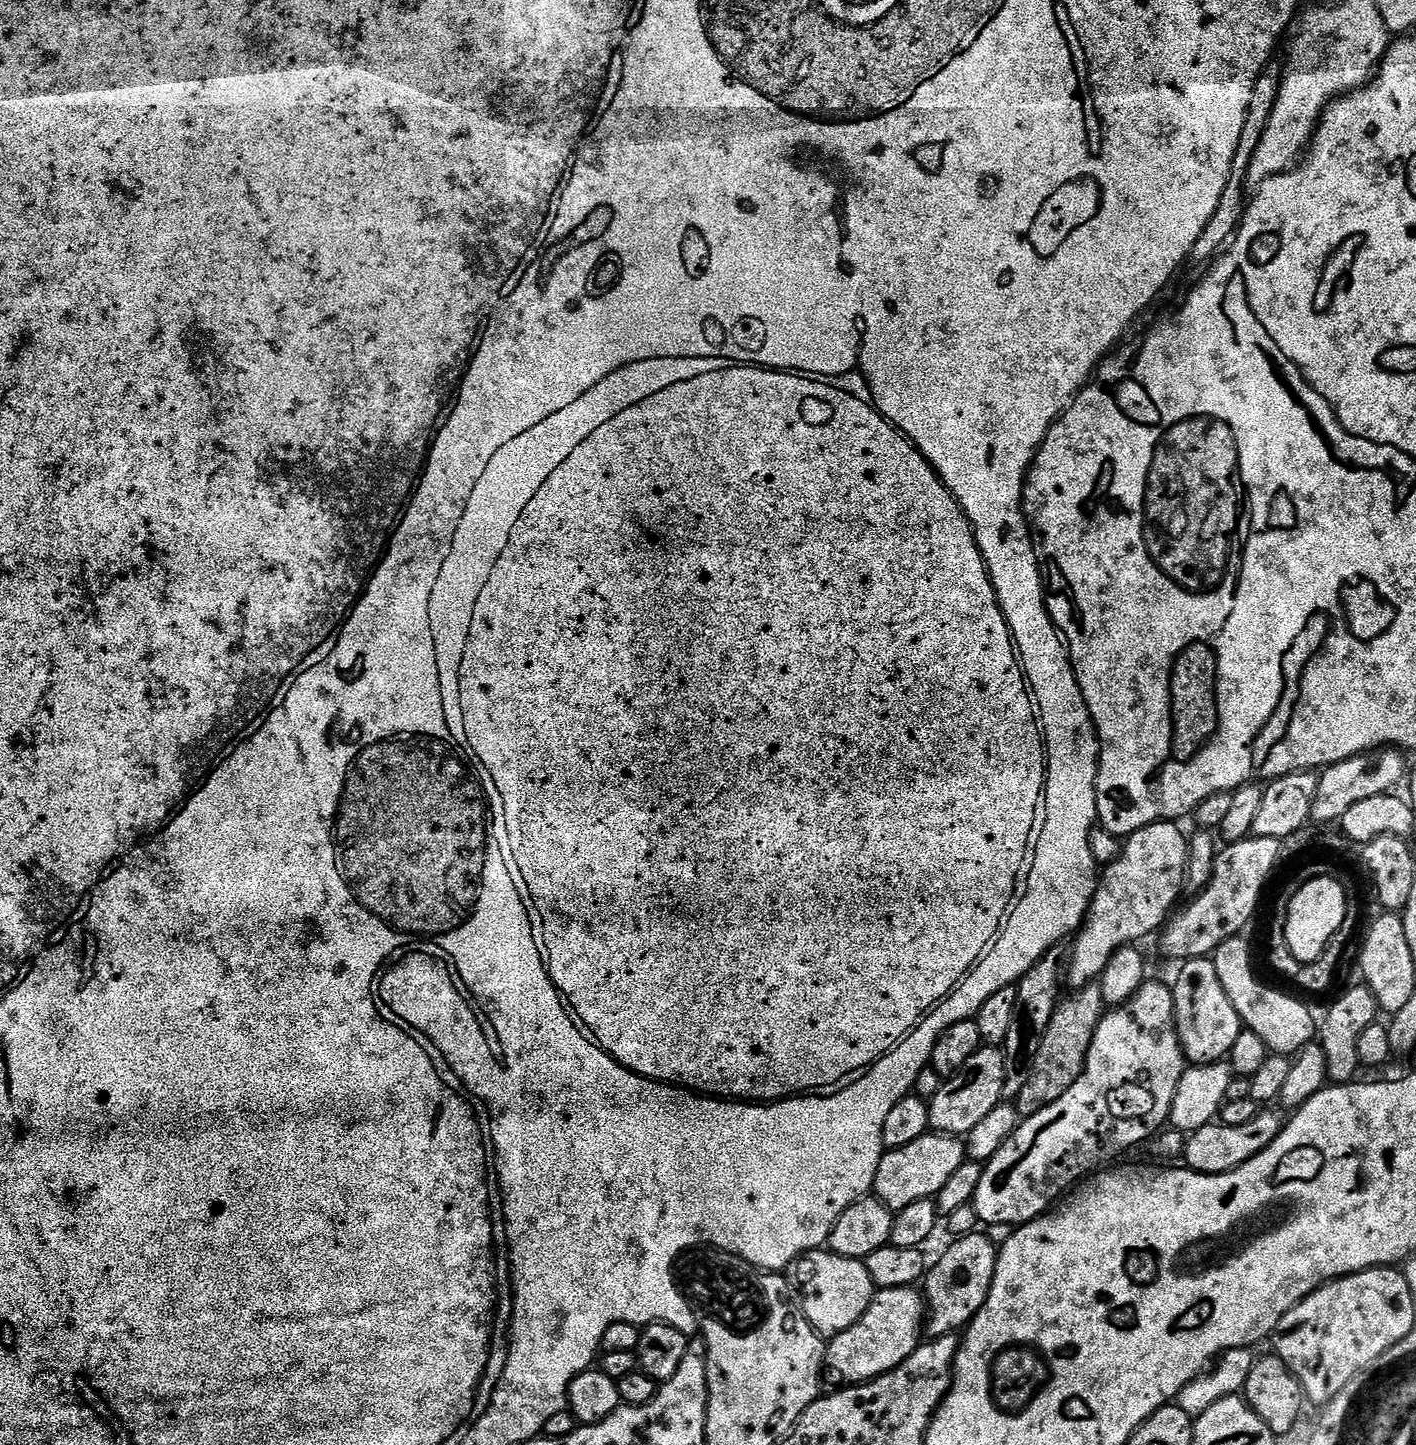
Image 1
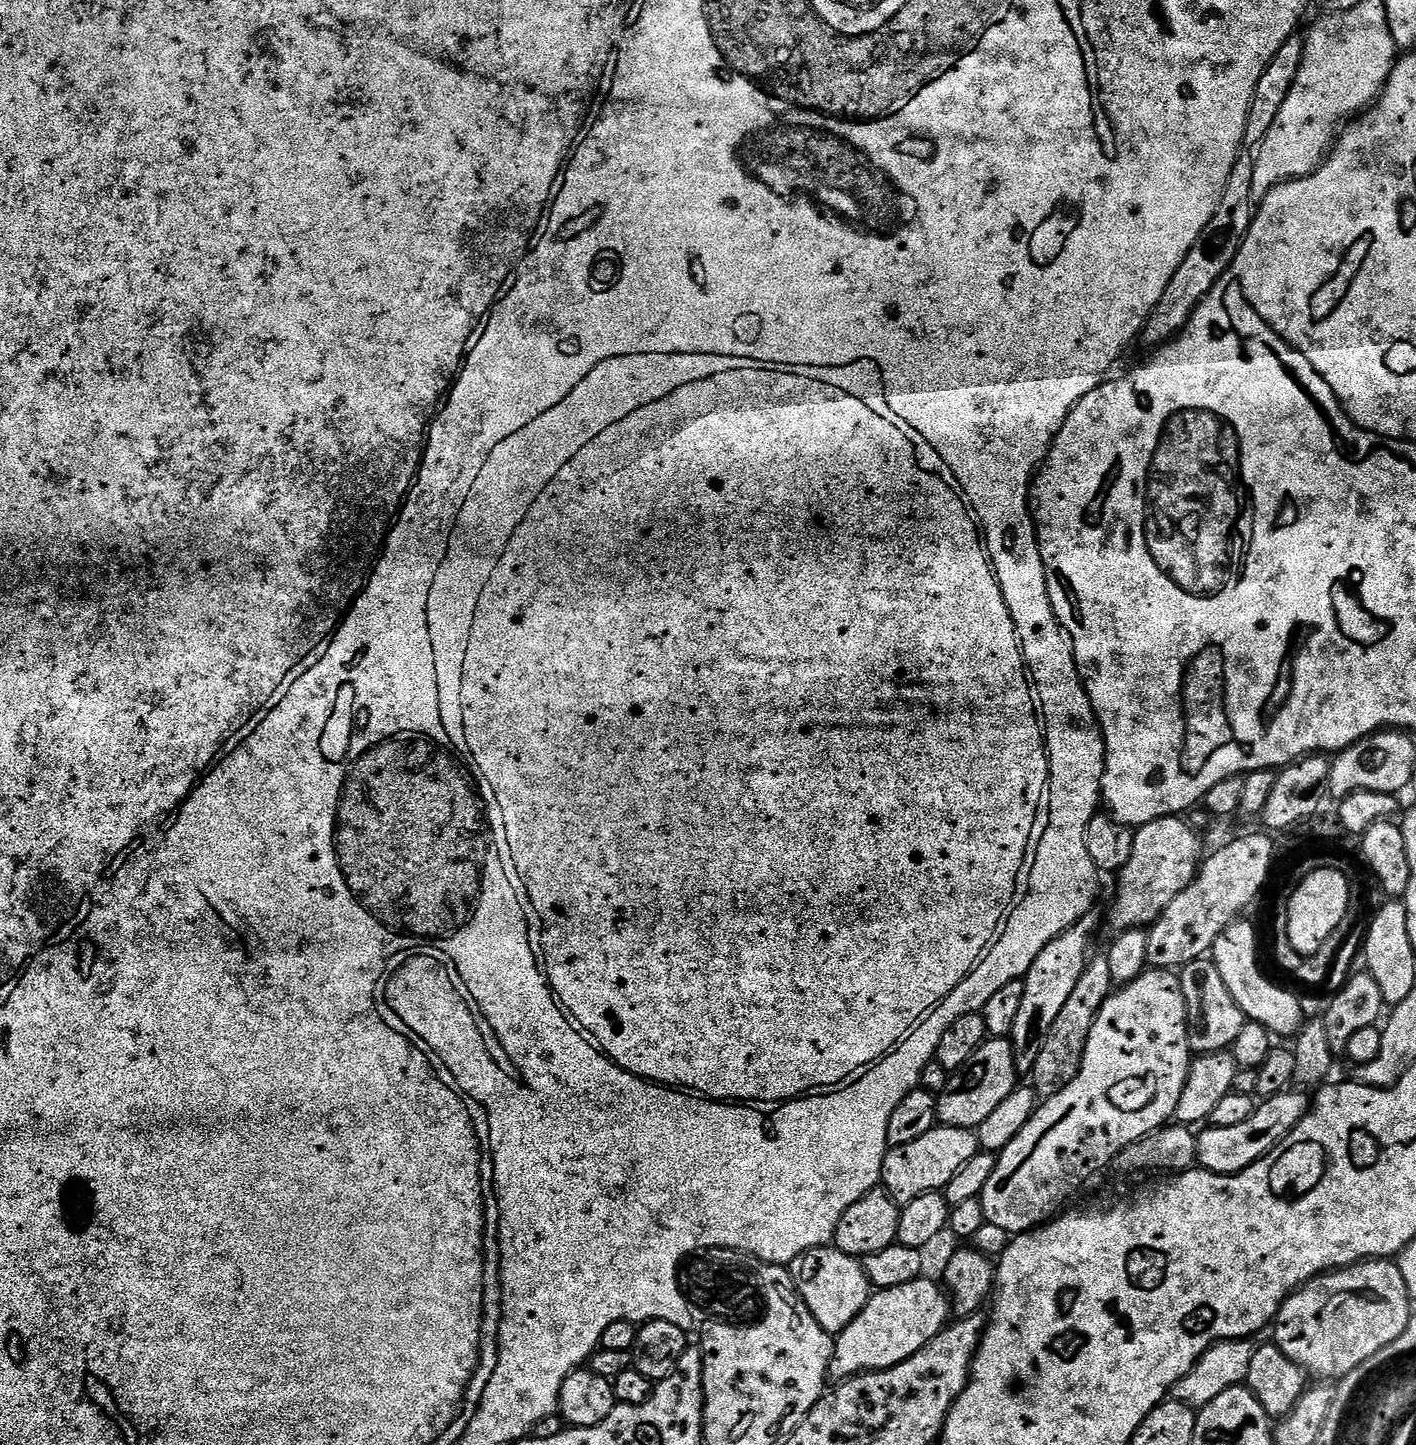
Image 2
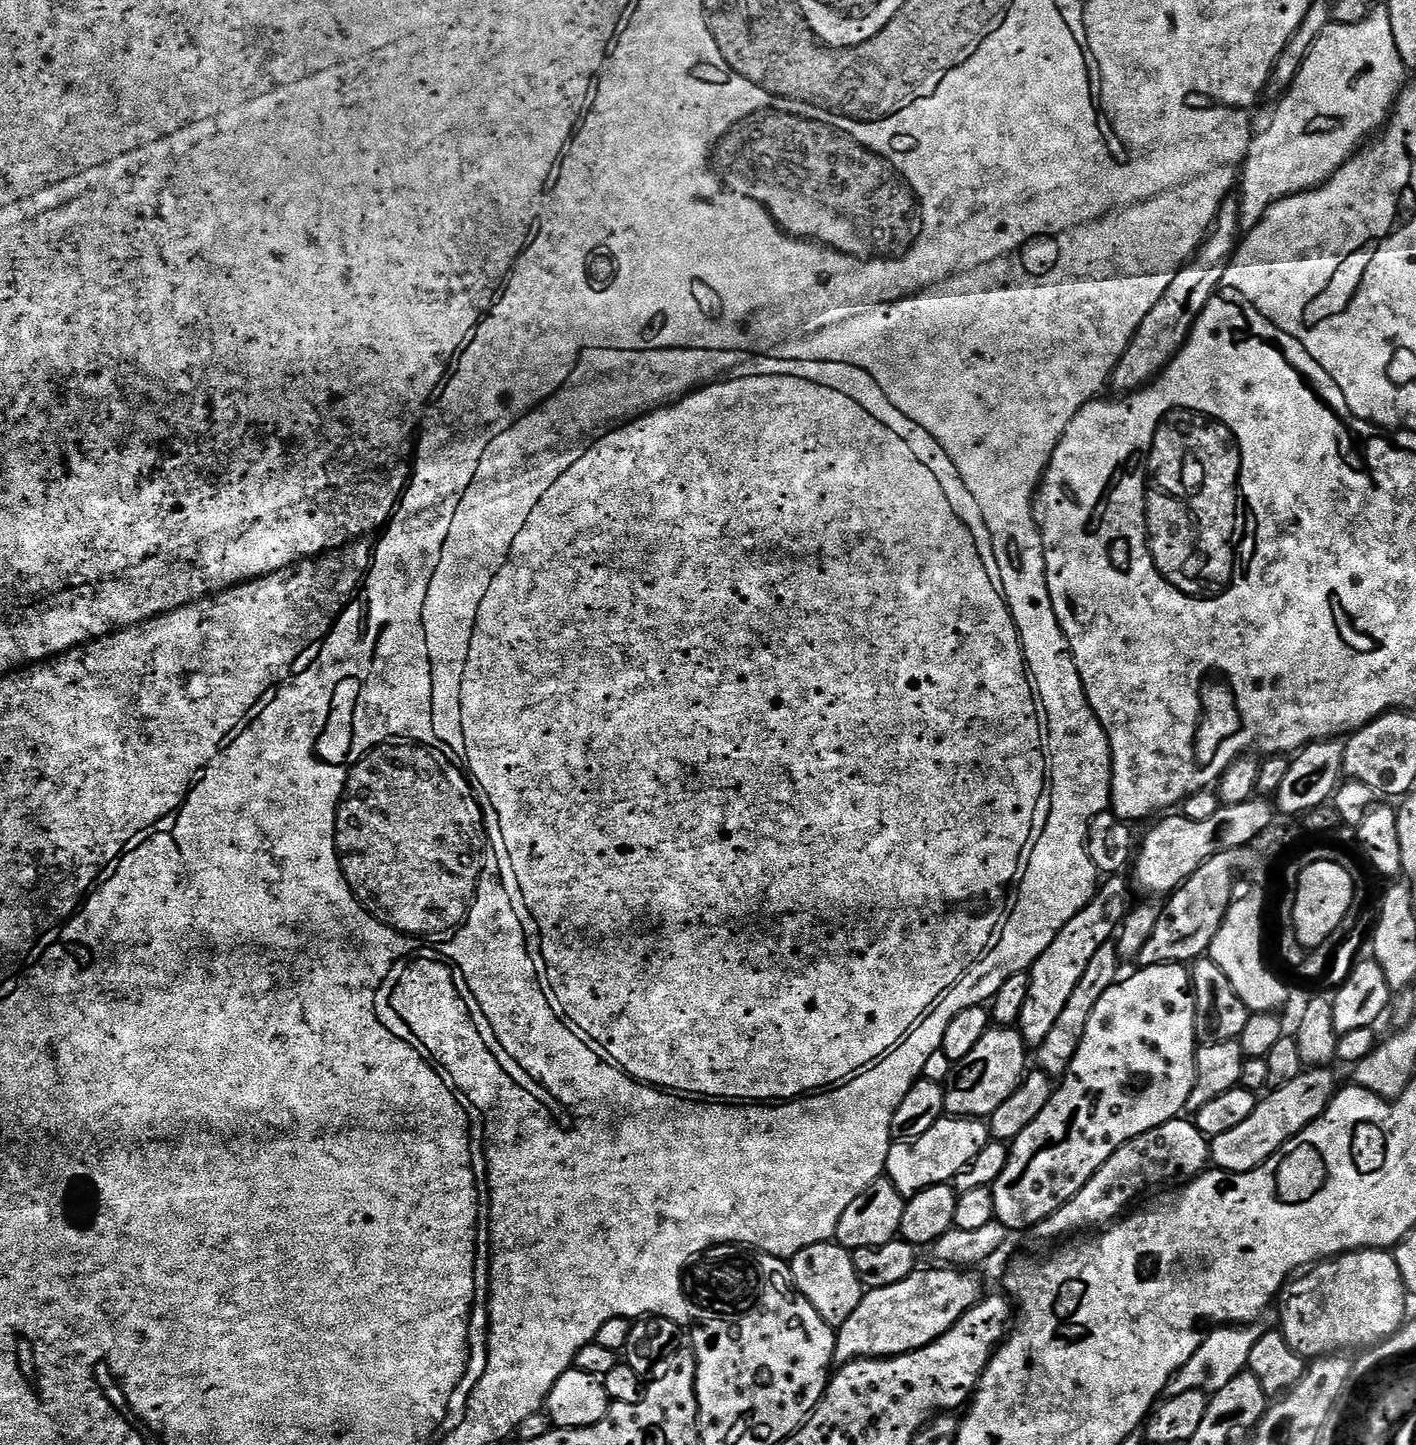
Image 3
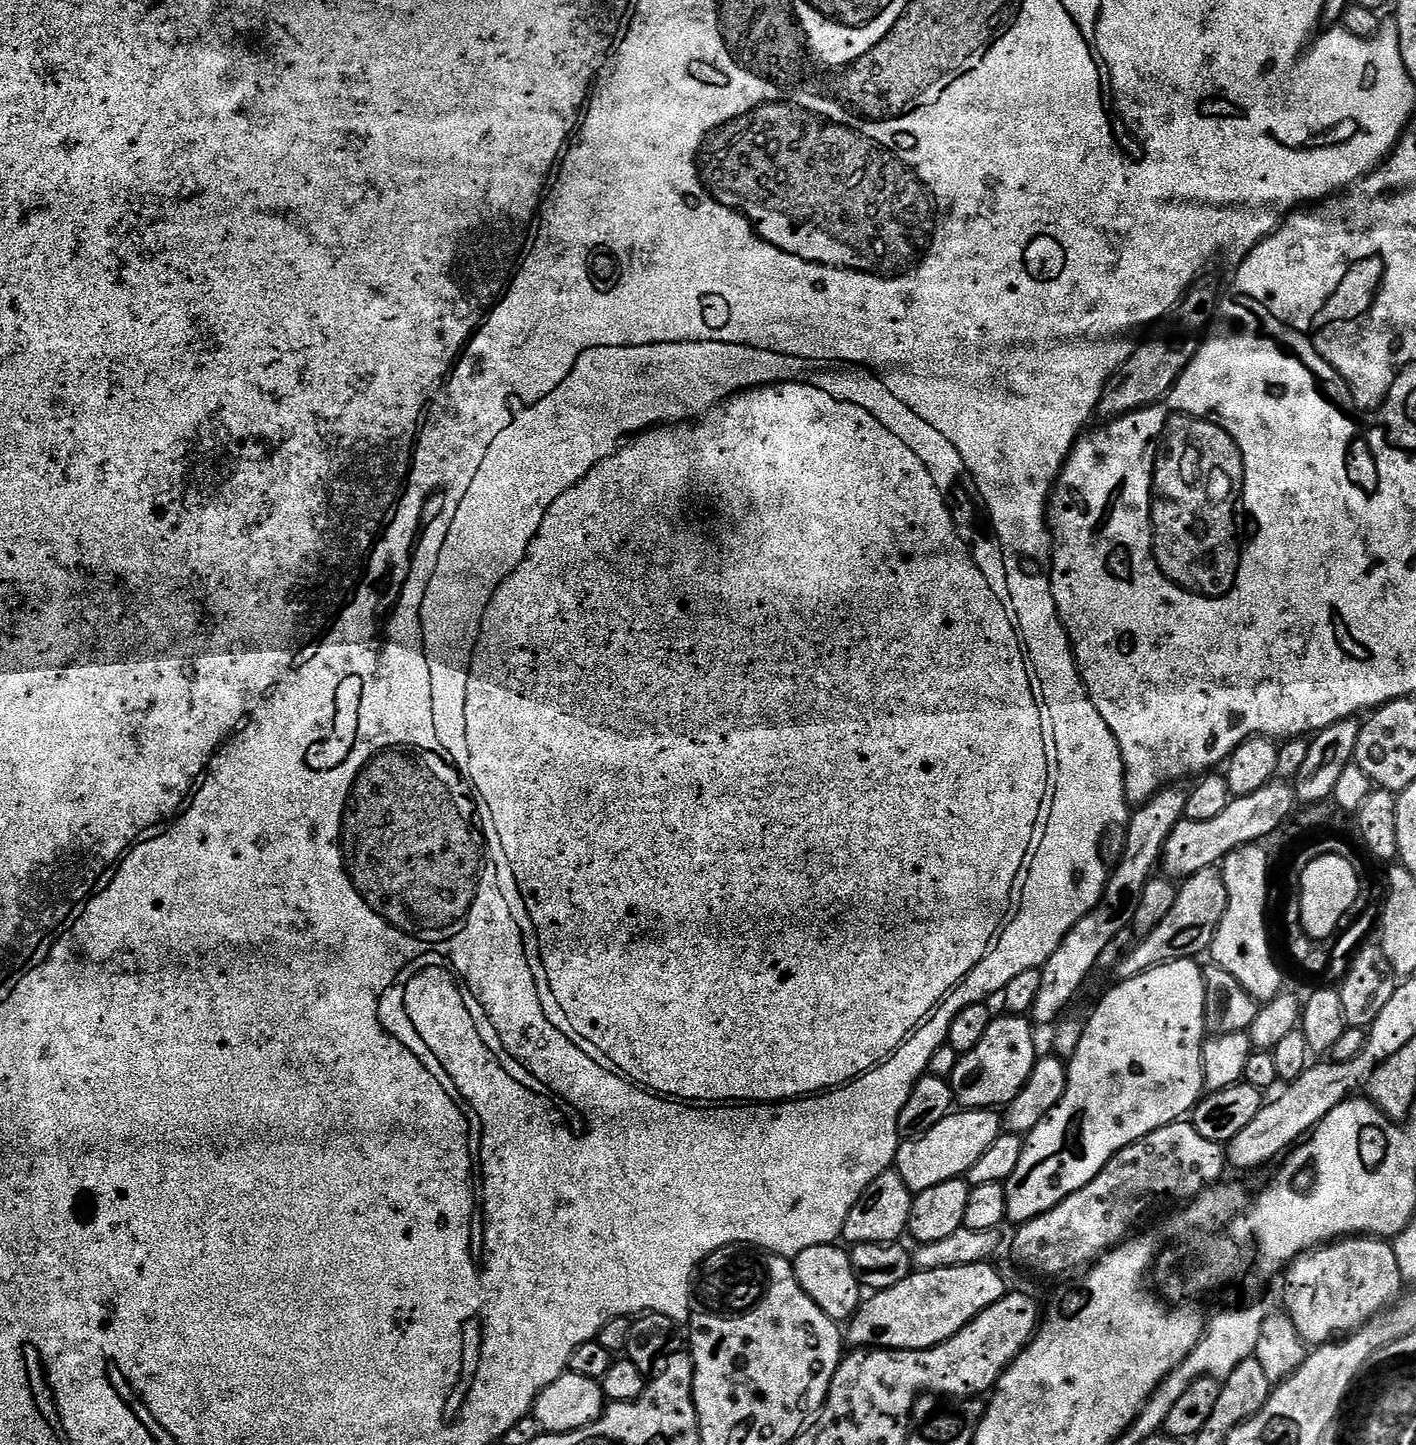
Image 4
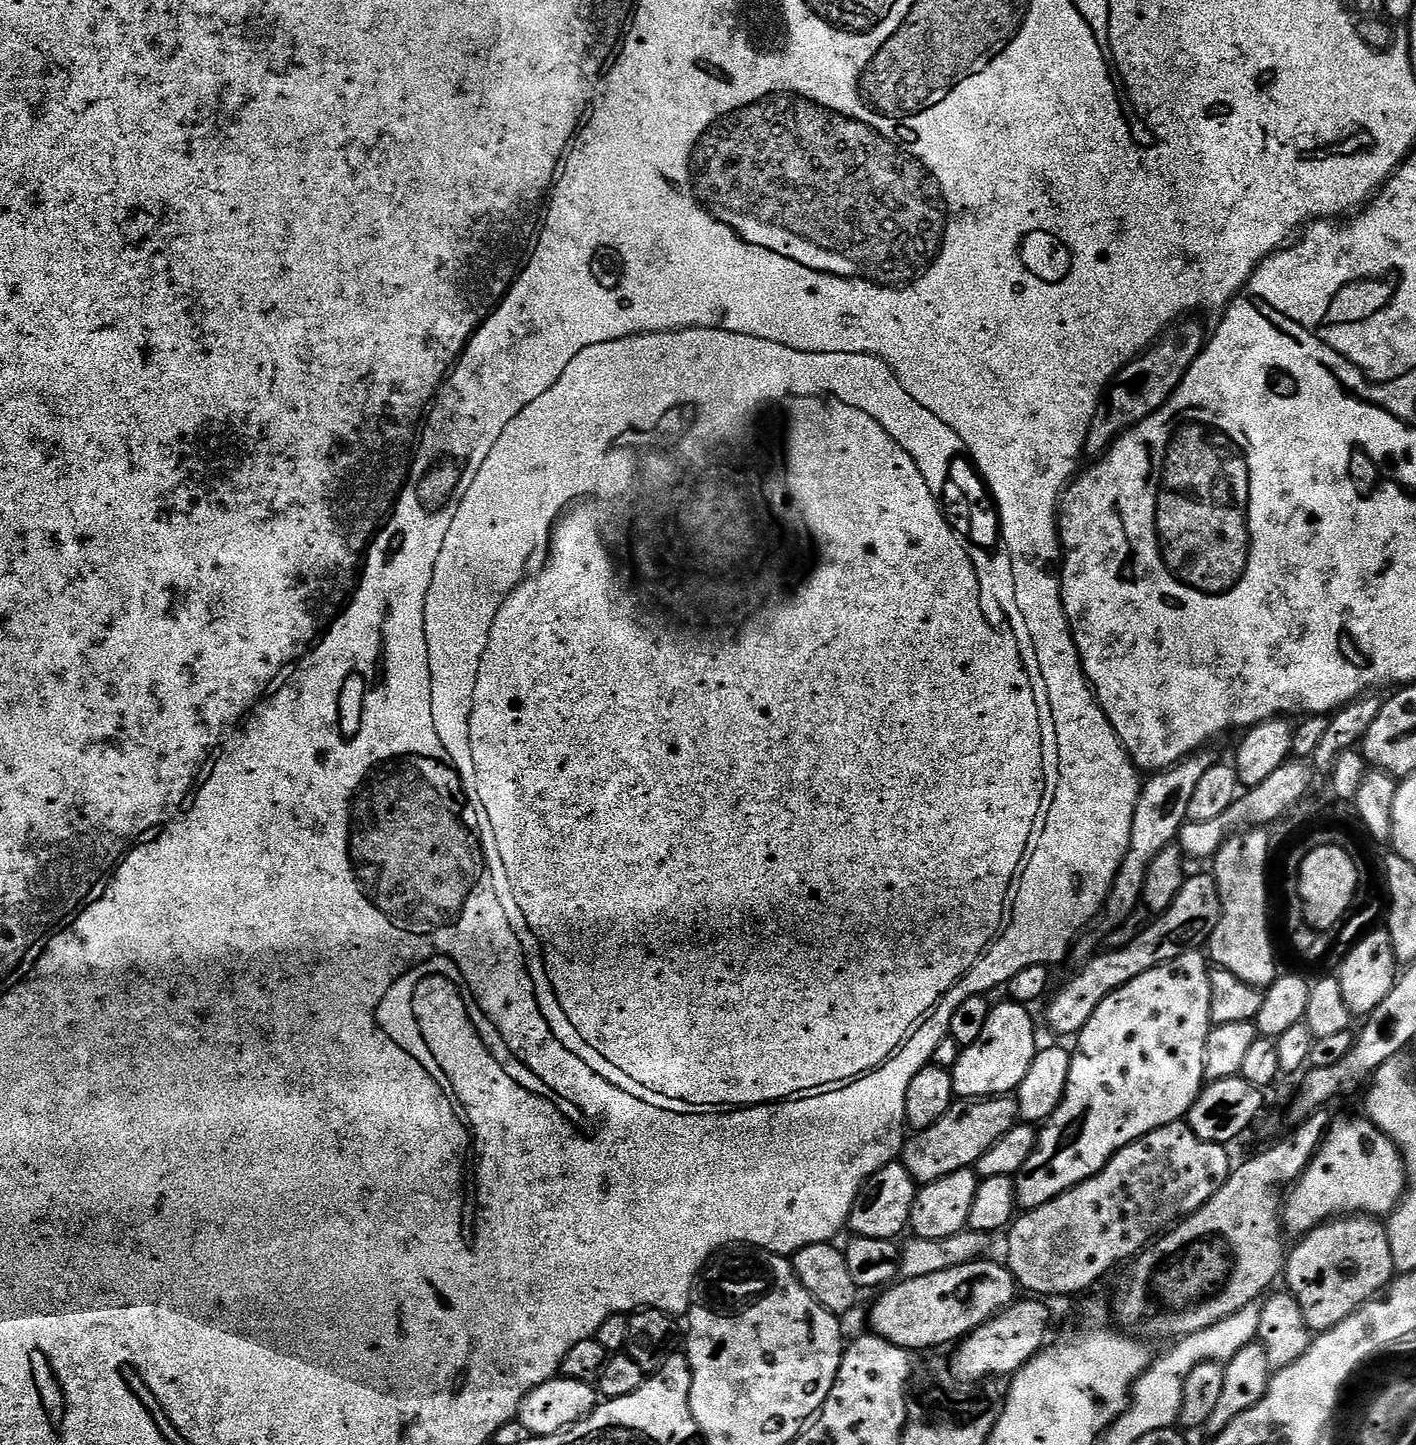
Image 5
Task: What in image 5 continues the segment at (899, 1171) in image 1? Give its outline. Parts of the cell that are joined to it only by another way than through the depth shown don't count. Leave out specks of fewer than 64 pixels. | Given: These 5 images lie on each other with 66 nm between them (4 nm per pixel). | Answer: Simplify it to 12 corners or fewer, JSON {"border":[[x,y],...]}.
{"border":[[1011,1095],[957,1099],[902,1149],[923,1186],[972,1168],[1020,1120]]}

